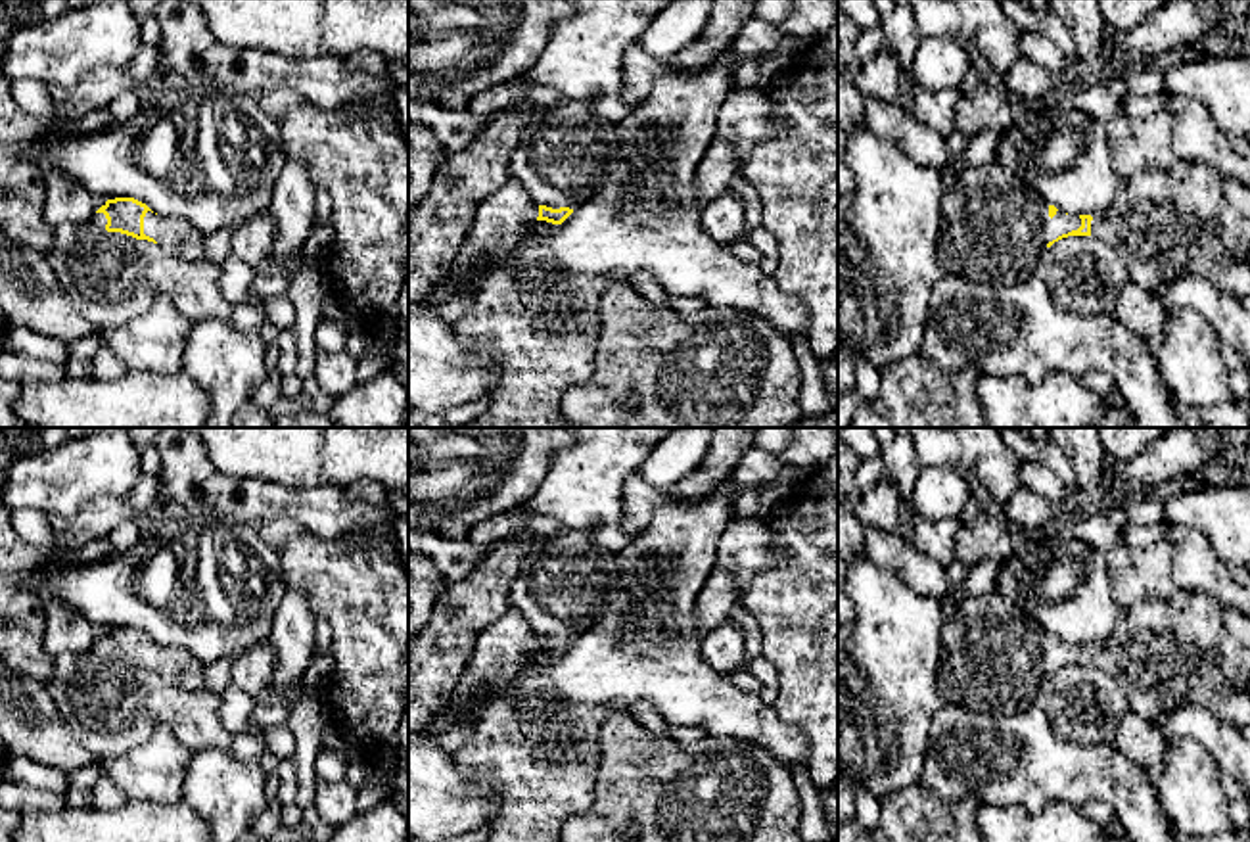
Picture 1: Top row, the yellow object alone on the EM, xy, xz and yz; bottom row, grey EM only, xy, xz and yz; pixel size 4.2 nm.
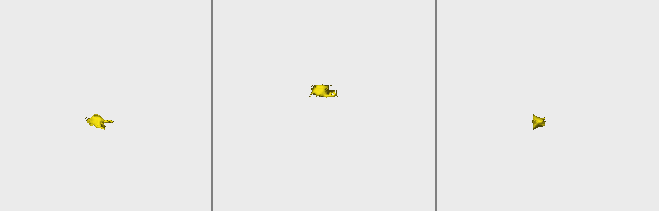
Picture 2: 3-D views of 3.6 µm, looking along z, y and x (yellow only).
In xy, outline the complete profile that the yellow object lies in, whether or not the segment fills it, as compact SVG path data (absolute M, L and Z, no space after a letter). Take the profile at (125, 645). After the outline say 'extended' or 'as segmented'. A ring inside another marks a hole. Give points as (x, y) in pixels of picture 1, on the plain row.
M134 627L107 629L90 648L98 658L157 673L184 689L205 687L205 666L186 648L155 644Z; extended

